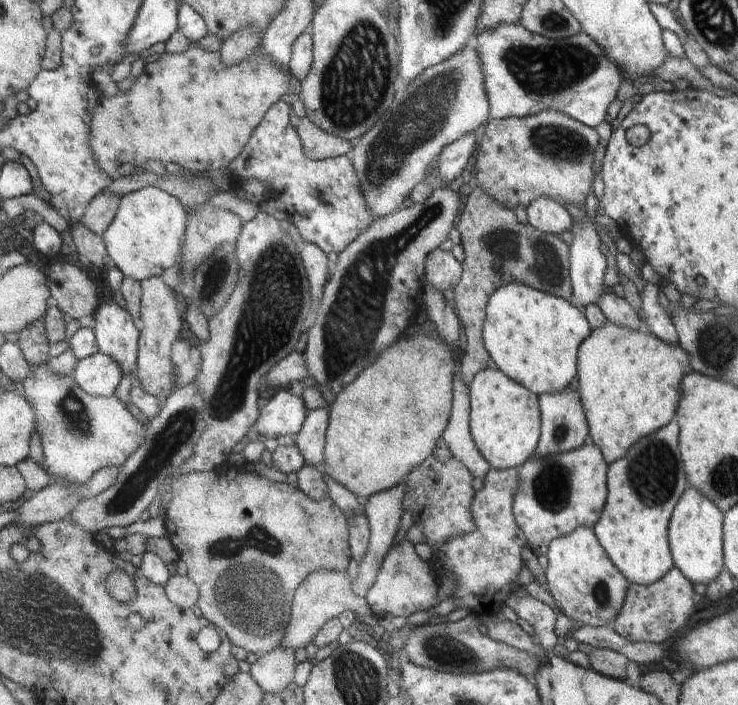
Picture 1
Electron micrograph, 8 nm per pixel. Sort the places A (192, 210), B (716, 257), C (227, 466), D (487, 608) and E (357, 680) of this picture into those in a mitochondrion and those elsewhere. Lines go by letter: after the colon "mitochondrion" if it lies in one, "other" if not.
A: other
B: other
C: other
D: other
E: mitochondrion

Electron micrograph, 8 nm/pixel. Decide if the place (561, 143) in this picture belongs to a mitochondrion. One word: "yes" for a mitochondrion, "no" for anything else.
yes

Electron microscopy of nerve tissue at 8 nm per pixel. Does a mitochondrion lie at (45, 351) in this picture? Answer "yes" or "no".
no

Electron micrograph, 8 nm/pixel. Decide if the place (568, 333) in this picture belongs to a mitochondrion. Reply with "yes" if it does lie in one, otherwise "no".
no

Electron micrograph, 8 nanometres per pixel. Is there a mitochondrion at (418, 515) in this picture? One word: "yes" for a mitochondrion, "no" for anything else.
no

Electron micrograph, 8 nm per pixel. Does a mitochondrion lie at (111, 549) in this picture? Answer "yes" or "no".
no

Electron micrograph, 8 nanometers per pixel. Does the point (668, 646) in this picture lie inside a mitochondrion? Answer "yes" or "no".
no

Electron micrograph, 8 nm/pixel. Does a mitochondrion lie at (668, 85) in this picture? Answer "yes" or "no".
no

